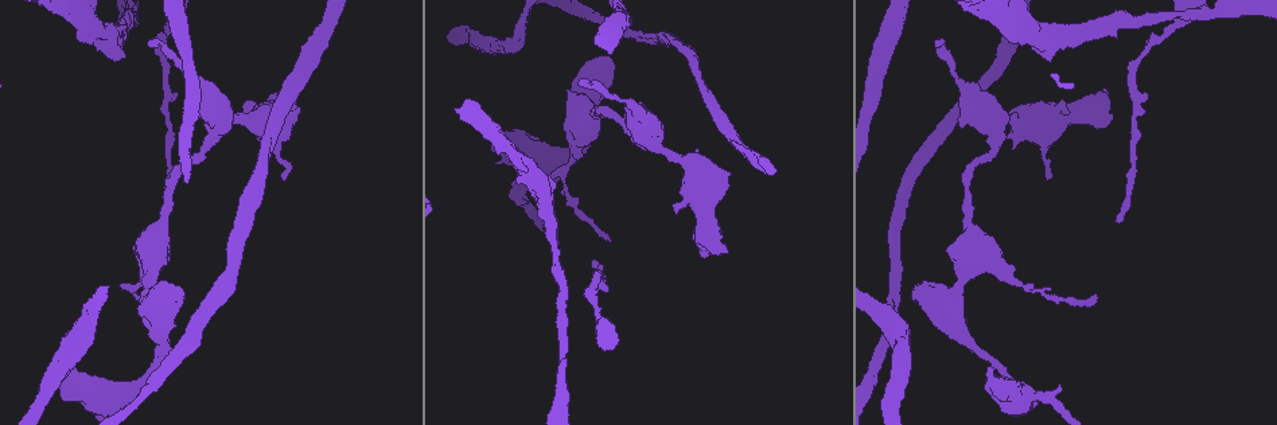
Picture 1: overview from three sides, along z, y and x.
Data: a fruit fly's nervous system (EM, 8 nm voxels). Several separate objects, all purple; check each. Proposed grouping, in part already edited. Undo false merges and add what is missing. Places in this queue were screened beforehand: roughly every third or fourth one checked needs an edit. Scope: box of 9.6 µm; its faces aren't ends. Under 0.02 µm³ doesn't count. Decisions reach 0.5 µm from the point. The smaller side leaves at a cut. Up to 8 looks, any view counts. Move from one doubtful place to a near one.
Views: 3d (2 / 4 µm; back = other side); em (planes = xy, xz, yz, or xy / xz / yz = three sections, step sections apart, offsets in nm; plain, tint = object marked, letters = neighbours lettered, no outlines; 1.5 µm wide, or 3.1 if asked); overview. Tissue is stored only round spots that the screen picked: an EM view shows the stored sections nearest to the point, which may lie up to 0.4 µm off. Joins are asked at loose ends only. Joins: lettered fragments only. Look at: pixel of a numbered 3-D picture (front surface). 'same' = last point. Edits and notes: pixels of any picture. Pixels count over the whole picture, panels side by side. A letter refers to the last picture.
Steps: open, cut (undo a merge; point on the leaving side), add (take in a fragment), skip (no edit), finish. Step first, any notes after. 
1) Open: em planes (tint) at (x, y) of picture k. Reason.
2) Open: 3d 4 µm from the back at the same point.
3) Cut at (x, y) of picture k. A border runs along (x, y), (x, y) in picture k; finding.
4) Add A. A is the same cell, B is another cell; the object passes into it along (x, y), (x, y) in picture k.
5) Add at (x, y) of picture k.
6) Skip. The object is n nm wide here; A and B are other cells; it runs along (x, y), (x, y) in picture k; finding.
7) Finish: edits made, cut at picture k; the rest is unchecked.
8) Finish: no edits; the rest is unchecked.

Open: em yz step 8 (tint) at (580, 84) of picture 1.

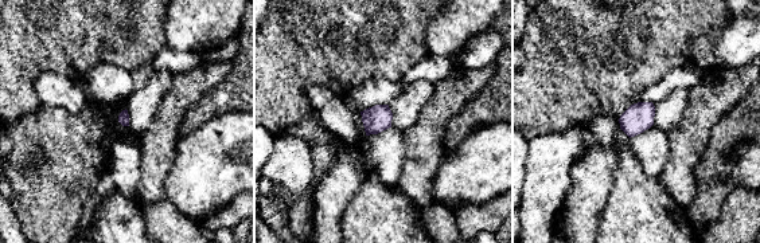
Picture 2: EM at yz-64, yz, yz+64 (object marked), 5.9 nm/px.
Open: em yz step 8 (letters) at the same point.

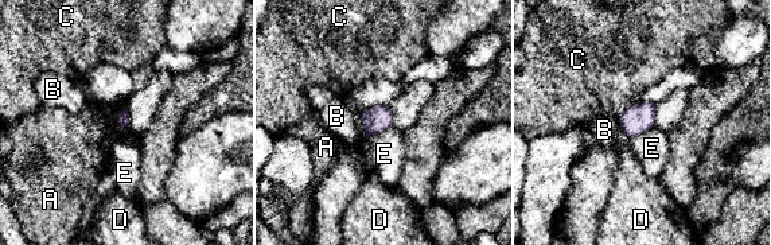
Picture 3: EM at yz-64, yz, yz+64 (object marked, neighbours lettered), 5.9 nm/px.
Skip. A, B, C, D and E are other cells; a border runs along (125, 108), (119, 116), (123, 127) in picture 3; no lettered fragment goes on from it.

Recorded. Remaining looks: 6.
Open: 3d 4 µm at (1047, 176) of picture 1. Branch stops here.

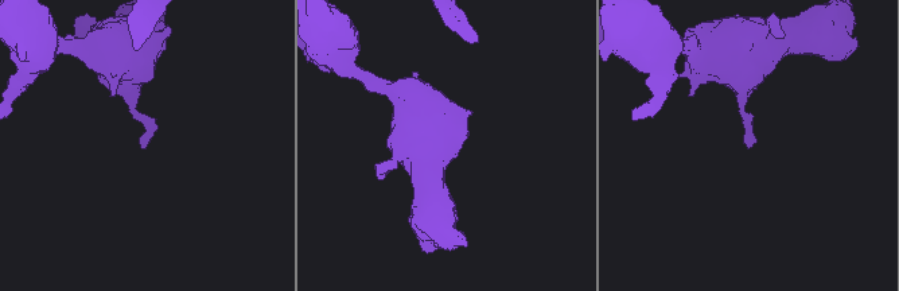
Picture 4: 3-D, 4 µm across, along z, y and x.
Open: em xz step 4 (letters) at (141, 147) of picture 4.

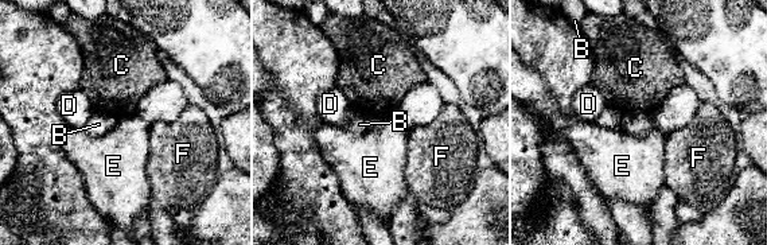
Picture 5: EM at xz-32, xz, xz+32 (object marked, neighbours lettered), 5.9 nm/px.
Open: em planes (letters) at the same point.

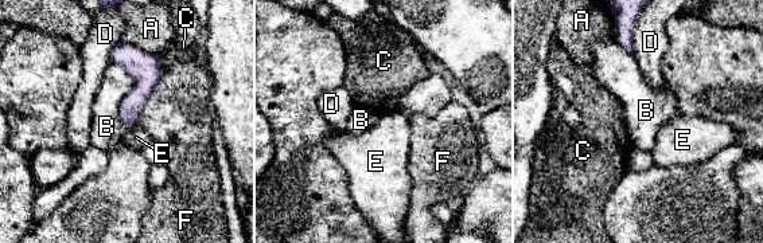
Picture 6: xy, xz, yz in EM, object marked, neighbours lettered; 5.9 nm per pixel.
Skip. A, B, C, D, E and F are other cells; a border runs along (124, 122), (136, 124) in picture 6; none of them fits.

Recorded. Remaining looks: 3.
Open: em xz step 4 (tint) at (1003, 401) of picture 1. Thick end.

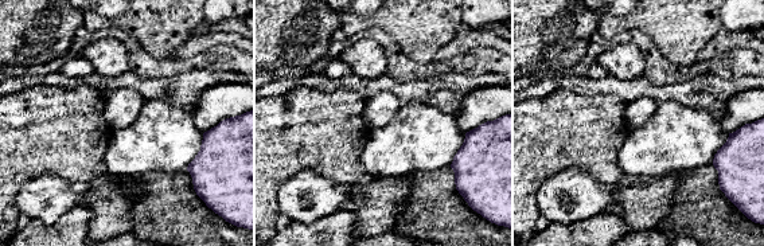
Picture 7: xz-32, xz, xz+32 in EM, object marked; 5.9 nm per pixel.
Open: em planes (letters) at the same point. Cut it another way.

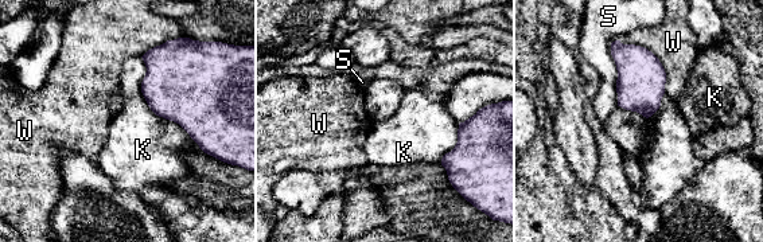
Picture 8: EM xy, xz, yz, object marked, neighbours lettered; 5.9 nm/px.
Skip. K, S and W are other cells; a border runs along (140, 57), (147, 105), (203, 151) in picture 8; no lettered fragment goes on from it.

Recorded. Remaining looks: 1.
Finish: no edits; the rest is unchecked.

